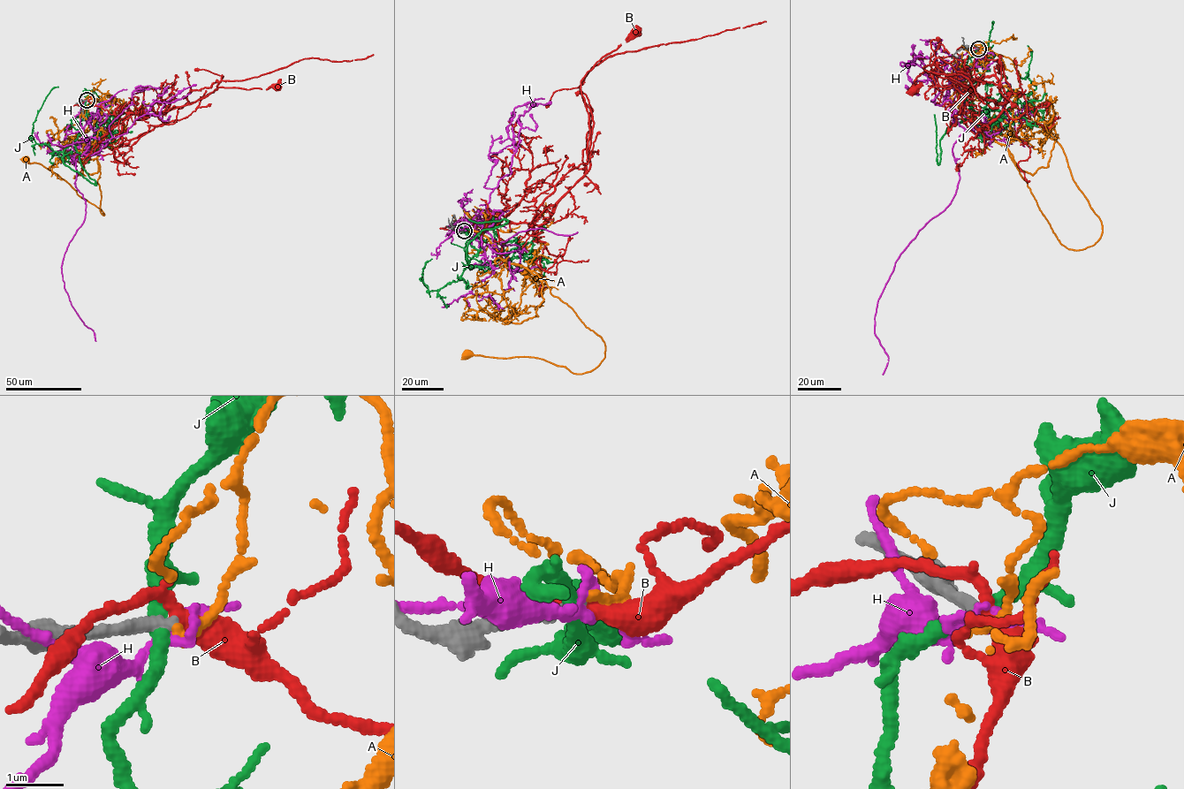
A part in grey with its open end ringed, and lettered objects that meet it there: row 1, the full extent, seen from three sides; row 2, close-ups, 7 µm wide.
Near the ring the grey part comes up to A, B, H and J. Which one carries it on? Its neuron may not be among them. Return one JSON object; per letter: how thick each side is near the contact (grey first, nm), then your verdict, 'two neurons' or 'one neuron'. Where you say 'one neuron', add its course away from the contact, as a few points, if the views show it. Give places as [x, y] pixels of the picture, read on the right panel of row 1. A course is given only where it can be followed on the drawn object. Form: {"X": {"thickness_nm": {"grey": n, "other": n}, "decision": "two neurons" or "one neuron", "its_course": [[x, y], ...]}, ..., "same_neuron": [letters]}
{"A": {"thickness_nm": {"grey": 200, "other": 130}, "decision": "two neurons"}, "B": {"thickness_nm": {"grey": 200, "other": 280}, "decision": "two neurons"}, "H": {"thickness_nm": {"grey": 200, "other": 160}, "decision": "two neurons"}, "J": {"thickness_nm": {"grey": 200, "other": 260}, "decision": "two neurons"}, "same_neuron": []}

